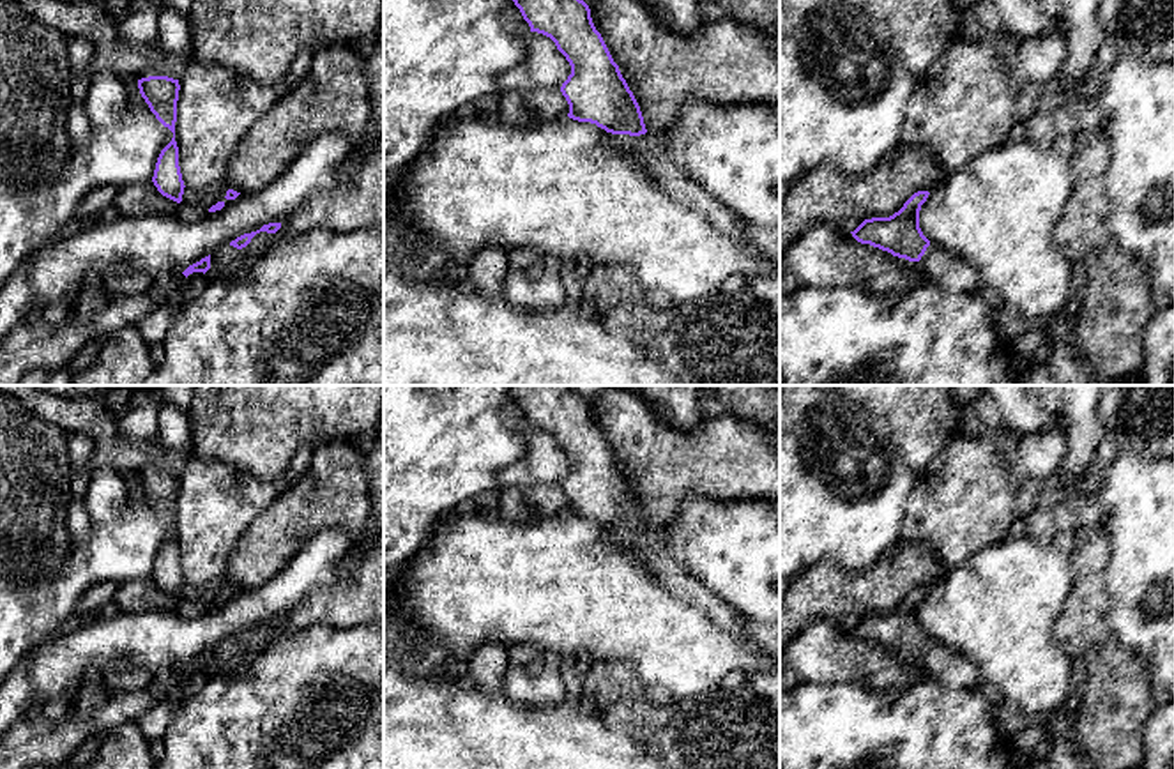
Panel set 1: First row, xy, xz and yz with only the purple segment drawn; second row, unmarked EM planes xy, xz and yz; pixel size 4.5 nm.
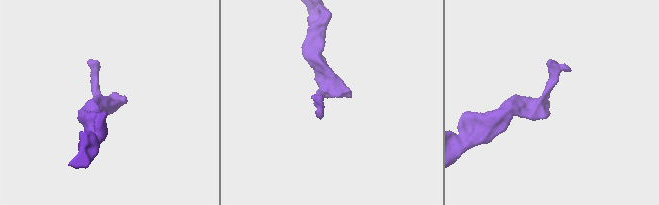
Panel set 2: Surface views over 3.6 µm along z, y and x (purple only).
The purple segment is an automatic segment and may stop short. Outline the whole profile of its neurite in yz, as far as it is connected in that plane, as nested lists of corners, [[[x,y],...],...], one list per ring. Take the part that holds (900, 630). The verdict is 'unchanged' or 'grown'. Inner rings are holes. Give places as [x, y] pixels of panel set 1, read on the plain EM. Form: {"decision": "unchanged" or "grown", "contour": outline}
{"decision": "grown", "contour": [[[918,587],[893,612],[865,615],[850,629],[861,640],[870,640],[909,658],[919,658],[925,672],[948,689],[978,689],[981,672],[972,659],[923,631],[919,606],[928,590],[928,587]]]}

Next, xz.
{"decision": "grown", "contour": [[[511,385],[511,396],[520,405],[530,428],[550,433],[571,461],[571,470],[560,488],[569,500],[568,513],[591,518],[612,529],[614,539],[645,566],[647,573],[674,598],[698,606],[714,624],[730,635],[748,642],[743,629],[743,615],[727,601],[713,594],[700,580],[691,576],[668,552],[663,530],[645,525],[640,502],[614,458],[601,430],[596,426],[589,401],[569,385]]]}

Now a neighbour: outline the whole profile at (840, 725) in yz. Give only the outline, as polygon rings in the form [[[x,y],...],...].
[[[926,672],[903,689],[873,689],[861,682],[799,682],[794,689],[780,689],[780,769],[1015,769],[1017,758],[1010,755],[1001,742],[994,725],[990,702],[985,693],[955,691],[942,686]]]

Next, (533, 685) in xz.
[[[543,661],[525,665],[509,665],[502,693],[518,705],[525,707],[552,707],[568,697],[559,672],[548,670]]]

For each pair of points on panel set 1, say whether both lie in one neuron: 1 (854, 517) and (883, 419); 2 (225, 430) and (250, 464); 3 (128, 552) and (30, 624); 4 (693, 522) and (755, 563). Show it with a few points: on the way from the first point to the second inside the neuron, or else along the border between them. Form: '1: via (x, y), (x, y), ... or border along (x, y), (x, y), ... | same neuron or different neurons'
1: via (854, 492), (854, 458), (869, 444) | same neuron
2: border along (282, 449), (236, 449), (228, 464) | different neurons
3: via (103, 555), (55, 600) | same neuron
4: via (709, 538), (739, 550) | same neuron

